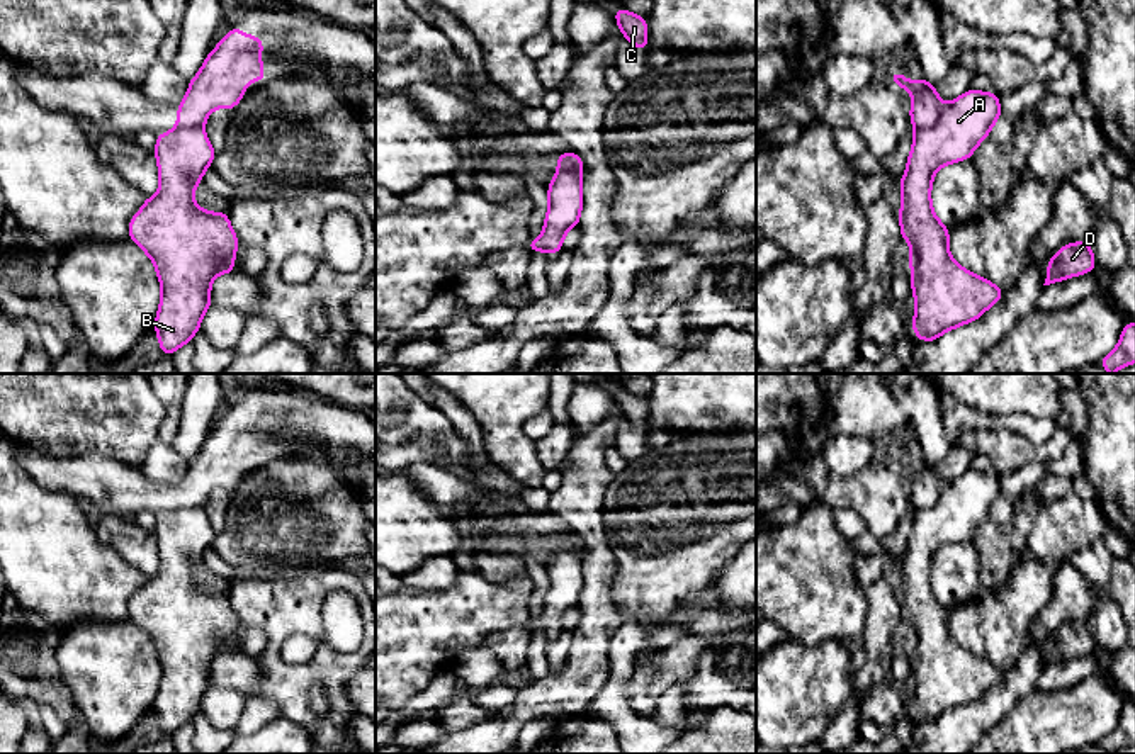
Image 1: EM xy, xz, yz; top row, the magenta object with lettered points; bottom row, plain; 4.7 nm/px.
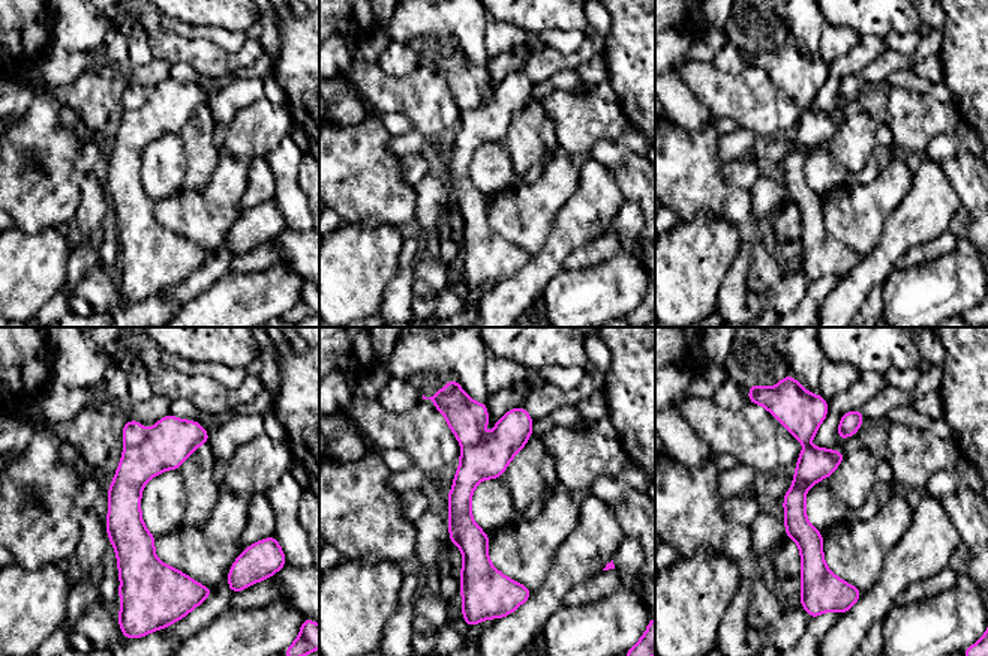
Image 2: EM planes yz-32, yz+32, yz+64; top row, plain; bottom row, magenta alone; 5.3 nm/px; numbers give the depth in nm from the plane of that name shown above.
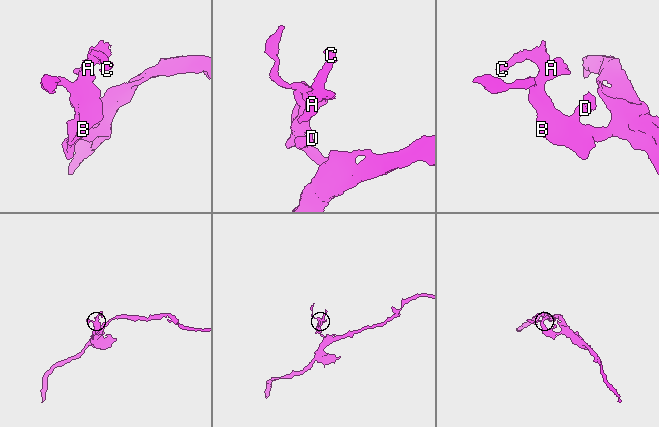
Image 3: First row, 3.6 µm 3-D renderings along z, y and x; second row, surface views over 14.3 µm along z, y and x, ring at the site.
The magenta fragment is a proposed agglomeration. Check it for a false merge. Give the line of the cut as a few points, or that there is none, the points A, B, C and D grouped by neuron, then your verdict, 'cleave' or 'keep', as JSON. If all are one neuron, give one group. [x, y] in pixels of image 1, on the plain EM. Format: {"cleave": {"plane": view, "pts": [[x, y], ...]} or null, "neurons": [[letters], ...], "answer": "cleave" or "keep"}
{"cleave": {"plane": "yz", "pts": [[943, 488], [930, 506], [914, 508]]}, "neurons": [["A", "B", "D"], ["C"]], "answer": "cleave"}

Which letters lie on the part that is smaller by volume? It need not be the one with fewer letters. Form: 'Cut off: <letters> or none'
Cut off: C

